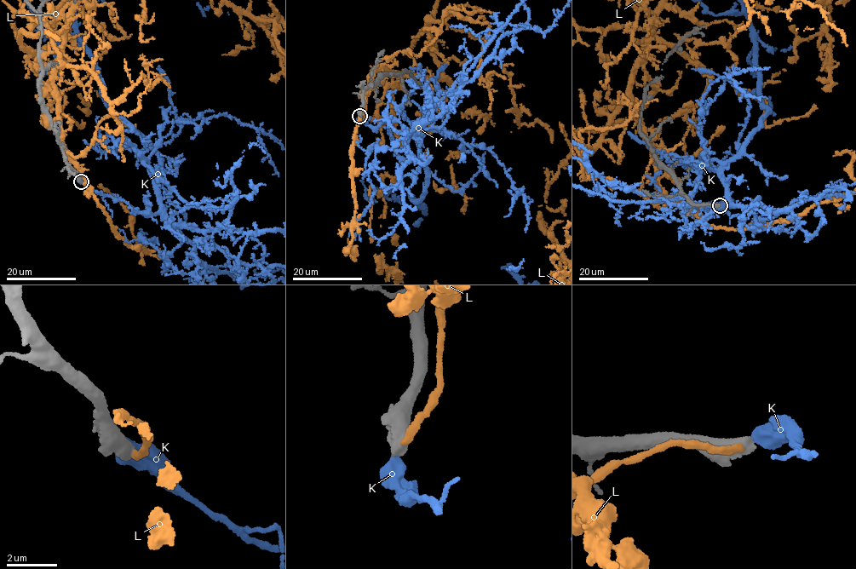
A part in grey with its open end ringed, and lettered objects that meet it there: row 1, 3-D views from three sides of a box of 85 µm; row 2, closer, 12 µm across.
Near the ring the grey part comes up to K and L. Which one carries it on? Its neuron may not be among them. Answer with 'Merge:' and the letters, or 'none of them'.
Merge: none of them

